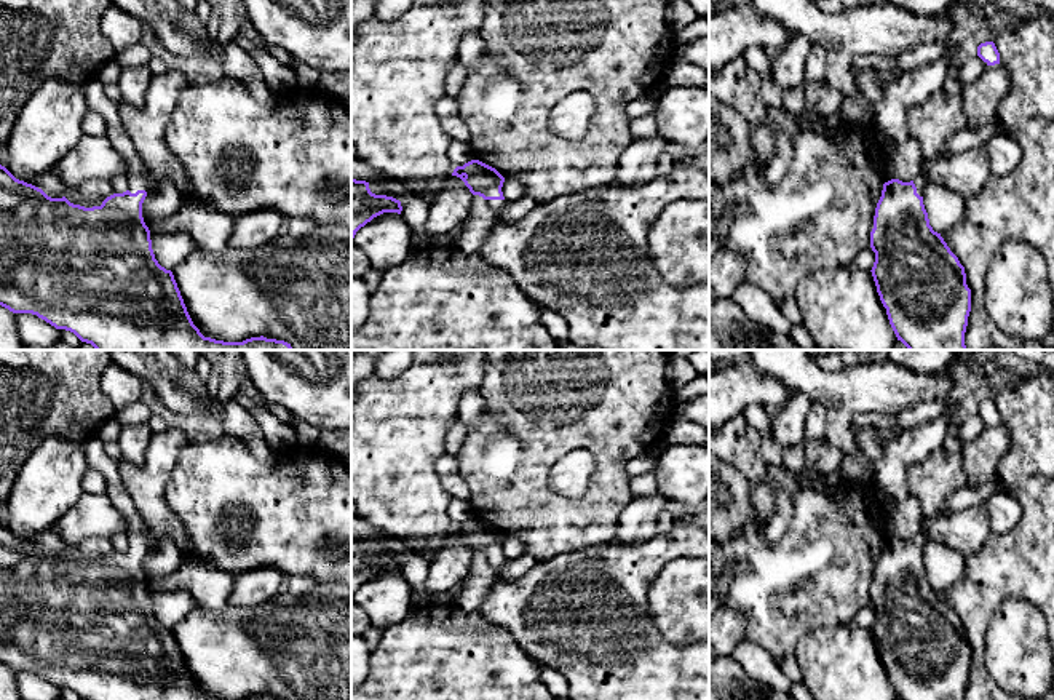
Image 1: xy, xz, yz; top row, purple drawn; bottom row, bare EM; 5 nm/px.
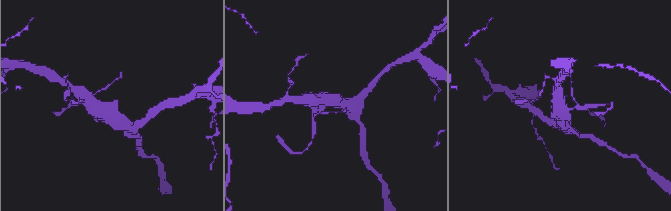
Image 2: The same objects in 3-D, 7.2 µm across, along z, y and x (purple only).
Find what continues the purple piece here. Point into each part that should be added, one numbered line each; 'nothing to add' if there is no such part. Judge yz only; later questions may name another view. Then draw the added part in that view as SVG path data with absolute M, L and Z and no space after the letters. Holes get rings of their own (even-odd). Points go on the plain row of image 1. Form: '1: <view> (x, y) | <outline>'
1: yz (920, 539) | M921 529L915 537L913 542L917 545L917 551L921 555L923 553L923 547L931 542L931 539L928 537L928 534Z

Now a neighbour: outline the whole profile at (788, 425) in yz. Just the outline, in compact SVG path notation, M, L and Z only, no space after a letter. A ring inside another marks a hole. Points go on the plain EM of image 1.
M795 393L778 412L771 416L771 435L781 447L795 446L805 439L805 422L813 401Z

